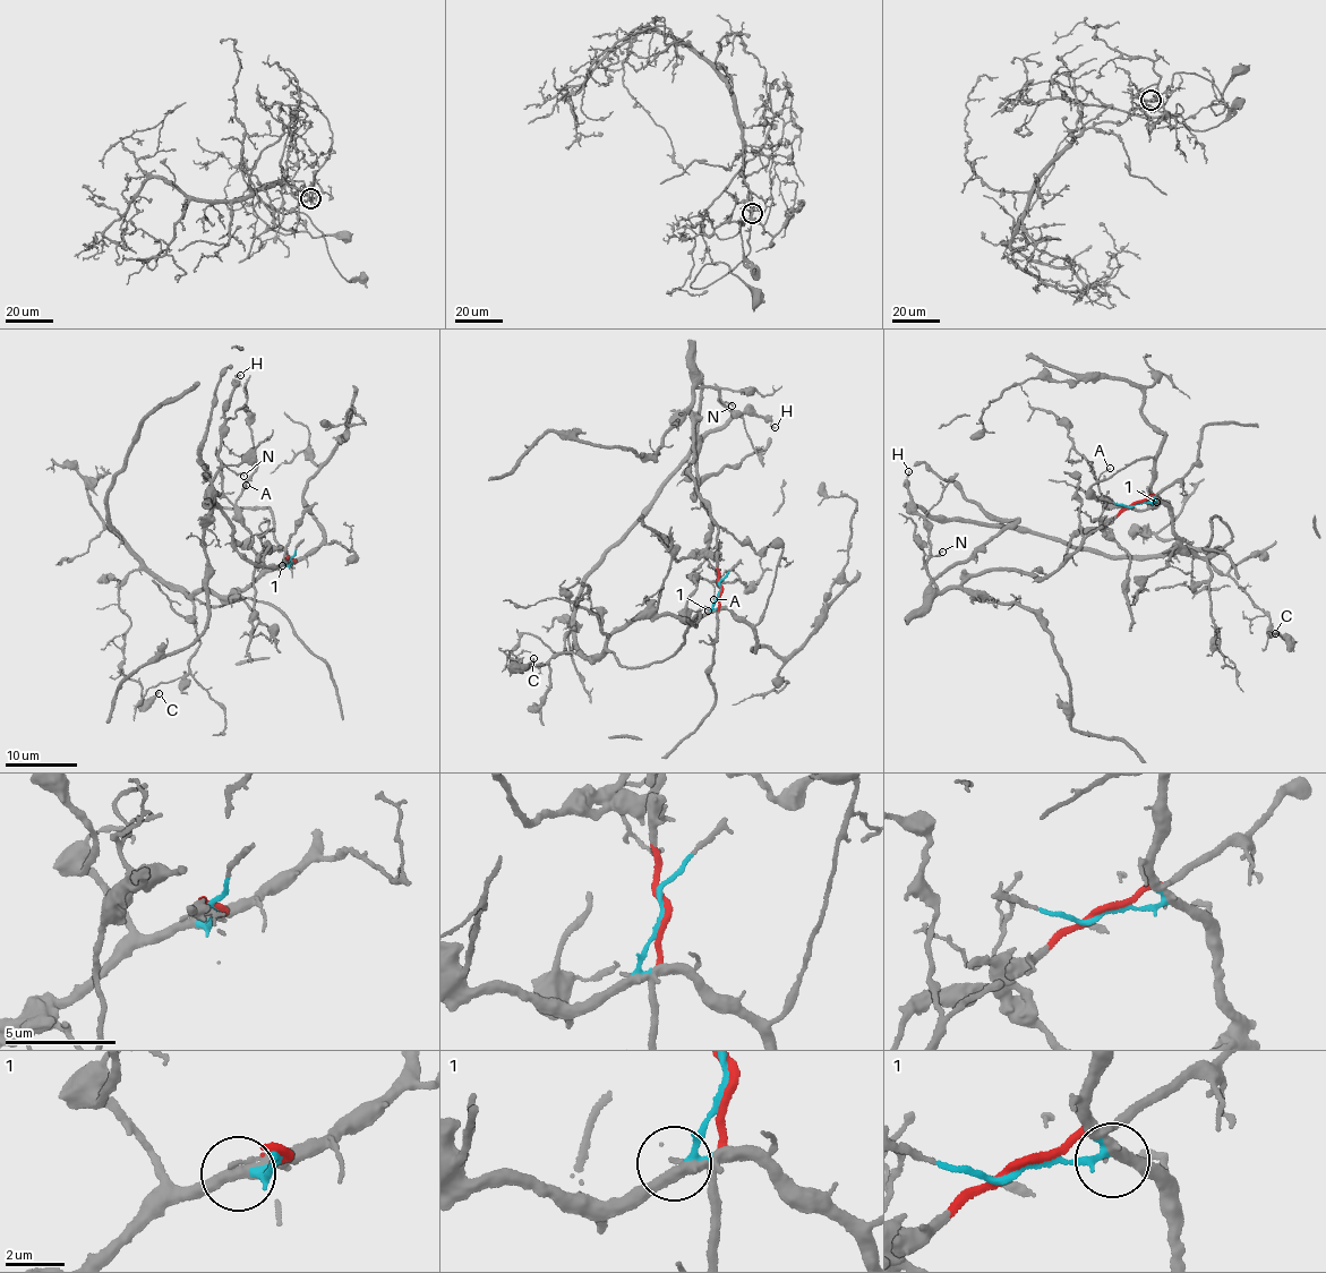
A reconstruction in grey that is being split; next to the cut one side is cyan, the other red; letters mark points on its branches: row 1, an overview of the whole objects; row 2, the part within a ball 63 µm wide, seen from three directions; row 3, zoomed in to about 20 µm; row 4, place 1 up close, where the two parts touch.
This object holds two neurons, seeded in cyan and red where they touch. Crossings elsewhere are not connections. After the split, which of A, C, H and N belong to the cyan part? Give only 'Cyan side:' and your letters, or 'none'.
Cyan side: A, C

